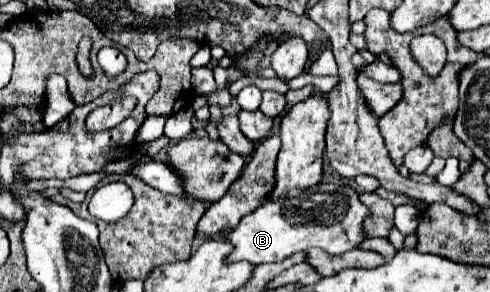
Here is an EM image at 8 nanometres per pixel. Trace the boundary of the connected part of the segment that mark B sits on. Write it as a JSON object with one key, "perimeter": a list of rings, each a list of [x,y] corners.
{"perimeter":[[[322,182],[306,190],[294,190],[286,198],[266,202],[258,210],[246,214],[240,224],[224,236],[224,240],[234,246],[226,262],[246,260],[254,266],[280,262],[282,258],[312,246],[322,248],[328,254],[344,254],[364,240],[362,220],[366,216],[366,206],[360,202],[358,192],[350,186]]]}

